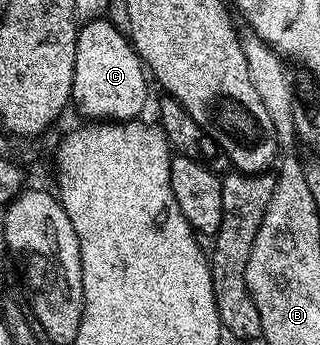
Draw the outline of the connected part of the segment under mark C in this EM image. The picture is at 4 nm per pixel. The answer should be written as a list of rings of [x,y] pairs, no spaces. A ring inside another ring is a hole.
[[[98,17],[80,24],[75,45],[75,77],[73,78],[72,102],[77,103],[77,111],[89,121],[133,121],[145,107],[149,99],[147,68],[126,35],[119,33],[108,18]]]

